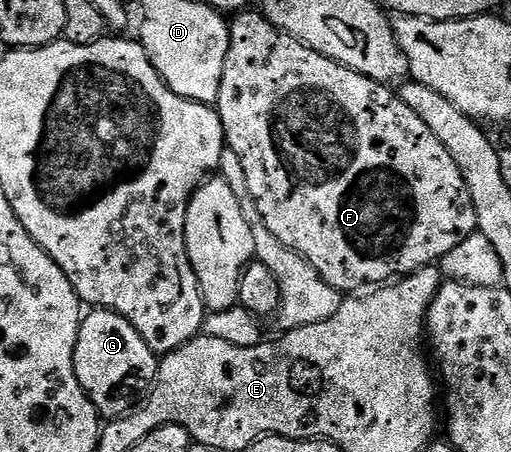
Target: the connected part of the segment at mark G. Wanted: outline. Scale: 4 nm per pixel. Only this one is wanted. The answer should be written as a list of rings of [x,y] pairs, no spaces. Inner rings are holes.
[[[94,307],[83,316],[82,324],[78,327],[74,370],[80,387],[84,387],[84,391],[92,399],[92,403],[103,418],[118,417],[121,413],[128,412],[130,408],[133,410],[134,400],[138,396],[141,398],[153,386],[154,379],[158,376],[159,364],[159,358],[150,350],[148,343],[144,343],[136,327],[132,327],[132,323],[128,323],[128,319],[124,319],[116,311]]]

